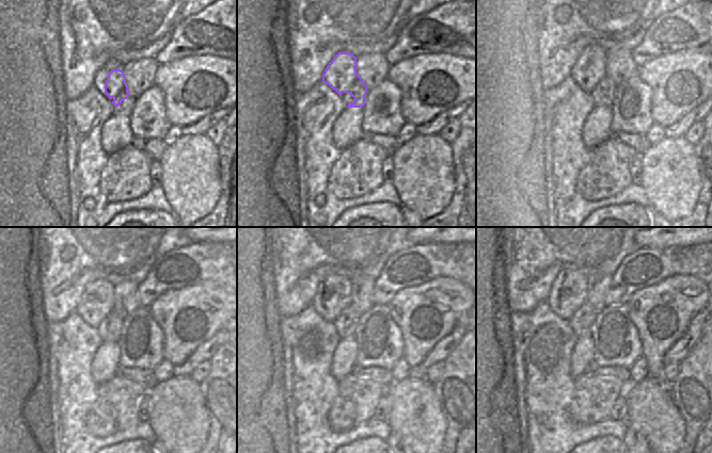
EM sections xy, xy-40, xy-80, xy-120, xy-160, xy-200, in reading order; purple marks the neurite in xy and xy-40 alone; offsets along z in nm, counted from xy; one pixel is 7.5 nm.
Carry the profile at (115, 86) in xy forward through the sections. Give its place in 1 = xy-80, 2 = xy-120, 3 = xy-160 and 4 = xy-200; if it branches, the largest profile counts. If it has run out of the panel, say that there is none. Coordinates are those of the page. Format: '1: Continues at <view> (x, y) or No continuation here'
1: Continues at xy-80 (579, 64)
2: Continues at xy-120 (96, 303)
3: Continues at xy-160 (332, 297)
4: Continues at xy-200 (568, 292).

